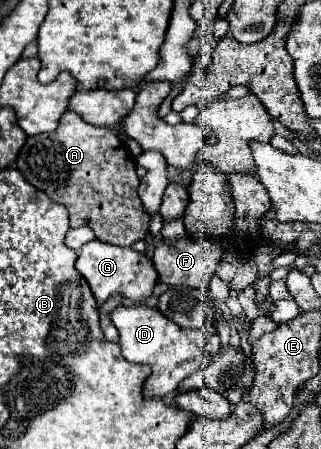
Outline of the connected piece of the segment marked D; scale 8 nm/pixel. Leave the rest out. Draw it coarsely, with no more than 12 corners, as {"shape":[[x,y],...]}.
{"shape":[[118,306],[122,356],[150,365],[164,398],[208,364],[200,330],[158,308]]}

